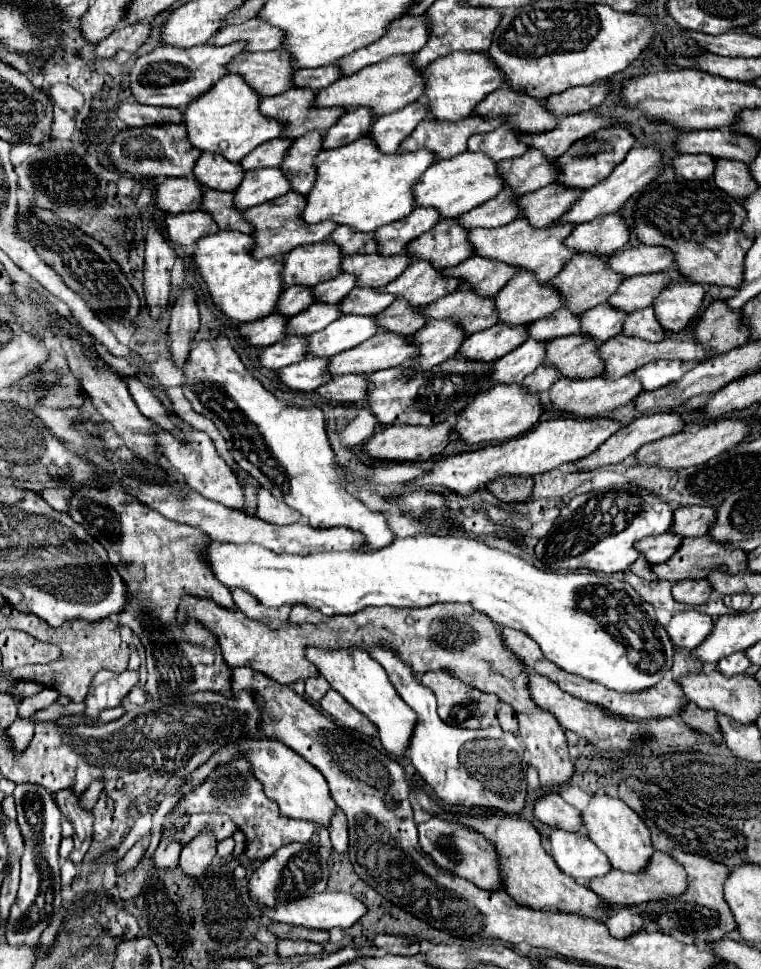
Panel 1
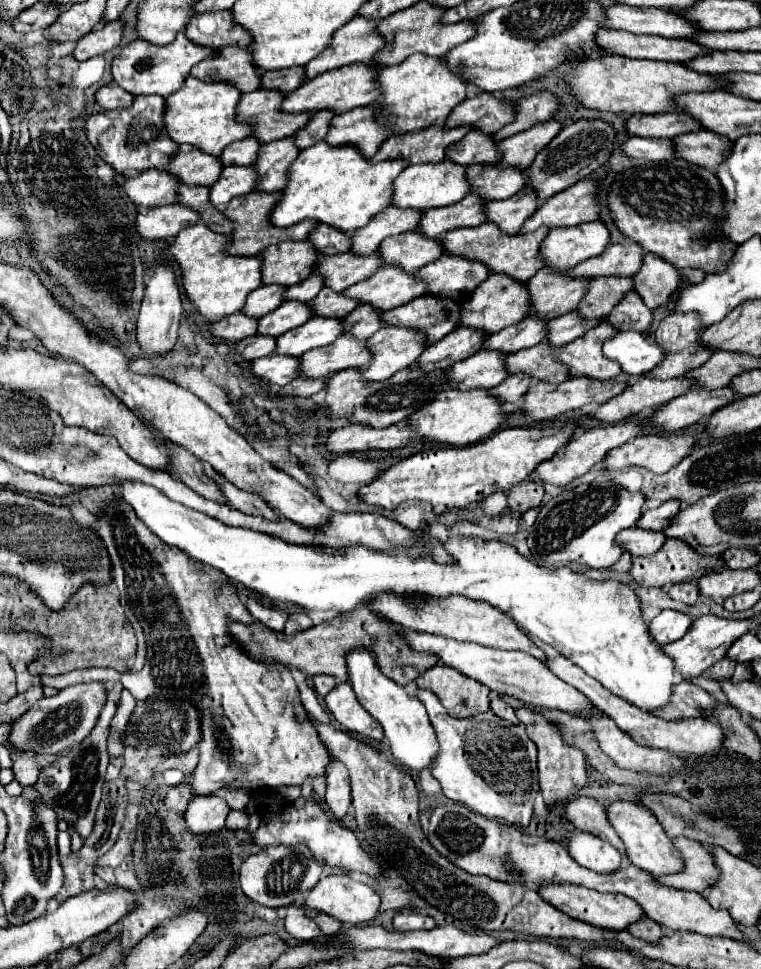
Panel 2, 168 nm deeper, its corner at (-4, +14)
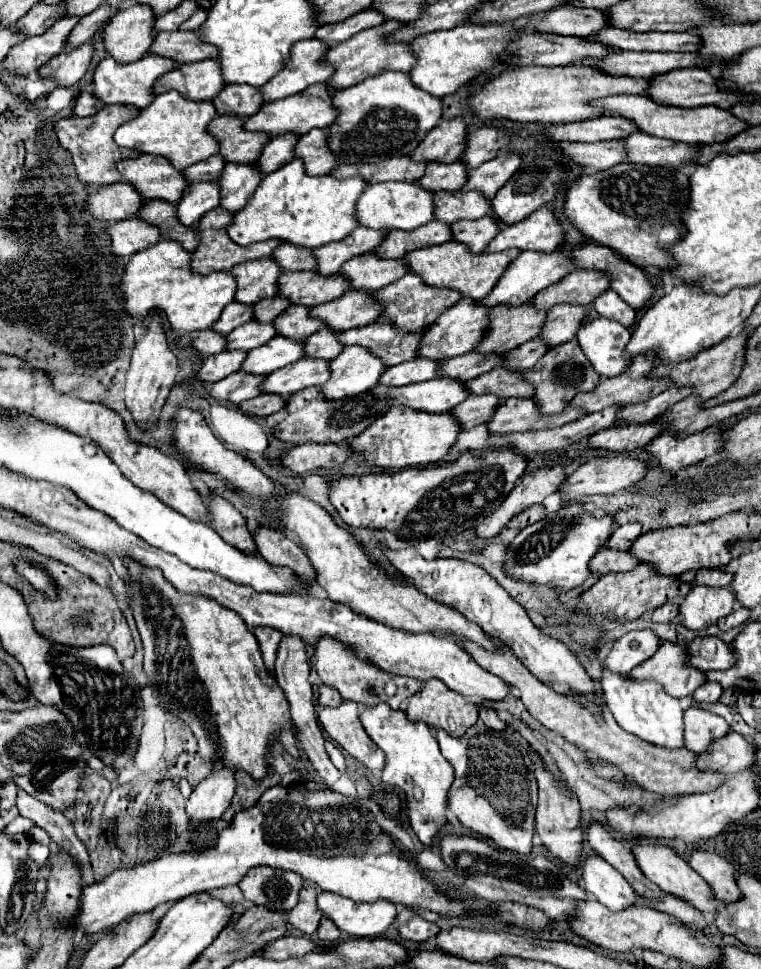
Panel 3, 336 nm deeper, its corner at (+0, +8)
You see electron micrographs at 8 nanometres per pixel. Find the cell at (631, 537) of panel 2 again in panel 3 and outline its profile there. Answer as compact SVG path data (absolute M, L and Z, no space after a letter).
M601 548L591 558L591 572L609 574L609 572L627 572L641 562L637 556L633 556L631 550L615 550L615 548Z

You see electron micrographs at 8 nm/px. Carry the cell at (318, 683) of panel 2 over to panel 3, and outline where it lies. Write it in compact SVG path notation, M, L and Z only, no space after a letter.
M321 686L319 688L319 698L317 698L317 704L323 708L323 706L339 706L341 704L341 696L335 688L331 686Z

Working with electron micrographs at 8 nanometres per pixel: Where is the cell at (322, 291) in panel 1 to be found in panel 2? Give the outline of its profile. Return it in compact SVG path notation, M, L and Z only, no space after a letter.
M311 274L307 280L295 284L295 286L289 286L285 292L283 292L283 300L295 300L295 302L309 302L317 296L317 292L323 288L323 278L321 276L315 276Z

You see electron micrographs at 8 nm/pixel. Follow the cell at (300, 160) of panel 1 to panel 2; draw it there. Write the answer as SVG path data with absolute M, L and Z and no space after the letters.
M283 138L277 142L263 144L259 150L259 158L253 164L259 174L257 192L279 192L287 182L287 168L297 158L299 150L295 148L291 138Z

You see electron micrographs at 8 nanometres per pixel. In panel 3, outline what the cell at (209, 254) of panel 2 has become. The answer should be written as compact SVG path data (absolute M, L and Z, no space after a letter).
M161 240L159 244L131 256L121 280L121 292L129 314L143 318L153 310L163 310L171 328L181 334L211 328L219 320L223 308L235 300L237 280L231 272L197 274L191 270L191 258L193 254L177 240Z

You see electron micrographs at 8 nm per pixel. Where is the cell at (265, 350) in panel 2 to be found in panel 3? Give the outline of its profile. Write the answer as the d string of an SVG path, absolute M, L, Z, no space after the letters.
M225 350L215 356L207 356L203 360L203 366L201 366L197 378L203 382L219 382L225 376L237 372L243 366L245 358L247 358L247 352L243 352L243 350Z

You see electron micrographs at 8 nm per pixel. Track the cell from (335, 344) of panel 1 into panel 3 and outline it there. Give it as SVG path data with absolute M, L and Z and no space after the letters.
M275 336L267 344L247 352L247 364L243 364L245 372L251 374L271 374L291 362L297 362L305 356L305 342Z

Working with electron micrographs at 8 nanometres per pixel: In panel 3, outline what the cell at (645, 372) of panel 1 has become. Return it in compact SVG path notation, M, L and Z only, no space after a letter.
M607 318L587 320L577 332L577 340L595 372L607 378L619 376L631 366L631 356L625 350L629 338L627 328Z

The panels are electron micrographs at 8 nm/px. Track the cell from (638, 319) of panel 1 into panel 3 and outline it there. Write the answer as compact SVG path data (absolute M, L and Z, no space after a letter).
M607 290L603 292L595 302L593 302L593 308L603 316L603 318L609 318L609 320L615 320L619 324L623 324L625 328L631 328L635 324L635 318L637 318L637 312L621 300L621 296L615 292L615 290Z

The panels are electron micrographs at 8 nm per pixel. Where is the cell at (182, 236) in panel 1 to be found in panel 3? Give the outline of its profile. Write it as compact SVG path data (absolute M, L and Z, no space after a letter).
M141 218L121 220L107 226L107 232L111 236L113 254L121 258L129 258L139 250L149 248L151 244L157 244L161 240L159 228L153 224L147 224Z

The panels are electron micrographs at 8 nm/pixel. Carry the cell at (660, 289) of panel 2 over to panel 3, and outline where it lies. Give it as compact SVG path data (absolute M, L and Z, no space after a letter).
M587 244L573 250L573 262L577 268L603 270L611 276L611 288L631 306L643 308L655 294L655 284L645 270L629 260L623 260L615 250L599 244Z

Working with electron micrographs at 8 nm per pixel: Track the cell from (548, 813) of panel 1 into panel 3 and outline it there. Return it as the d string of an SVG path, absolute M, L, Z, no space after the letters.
M591 822L587 826L587 842L589 846L599 854L603 856L605 860L609 860L611 866L615 866L623 876L625 880L631 884L631 888L641 894L641 896L647 896L647 898L659 898L663 892L657 888L657 884L649 882L643 872L639 870L631 850L629 850L629 844L625 840L619 840L613 838L613 834L609 832L607 826L599 824L599 822Z

